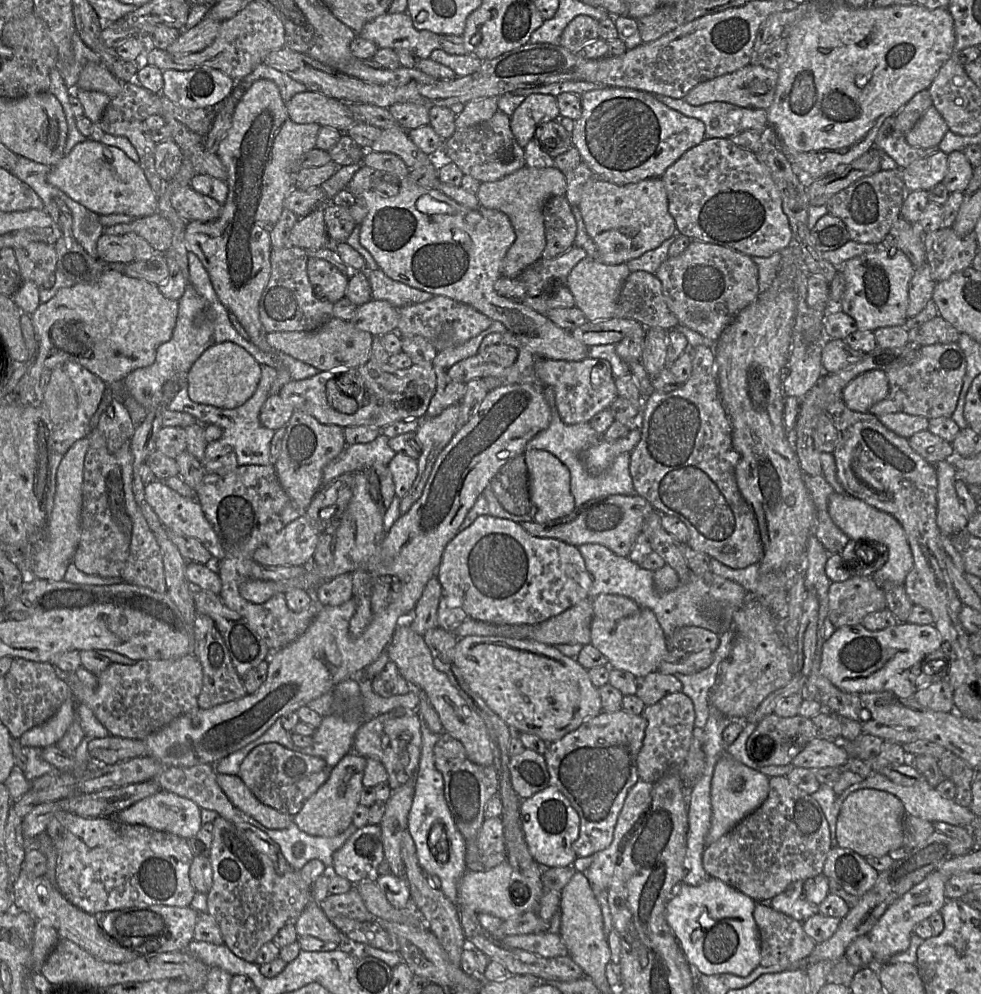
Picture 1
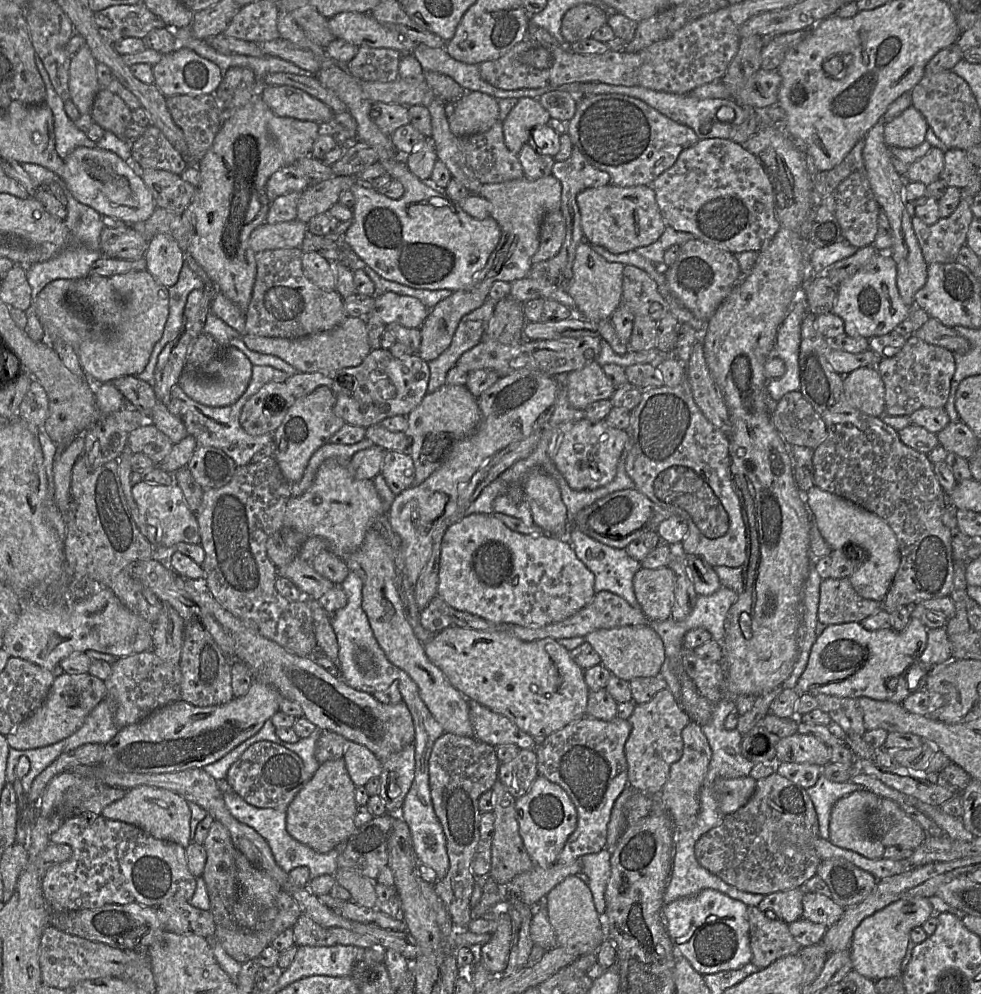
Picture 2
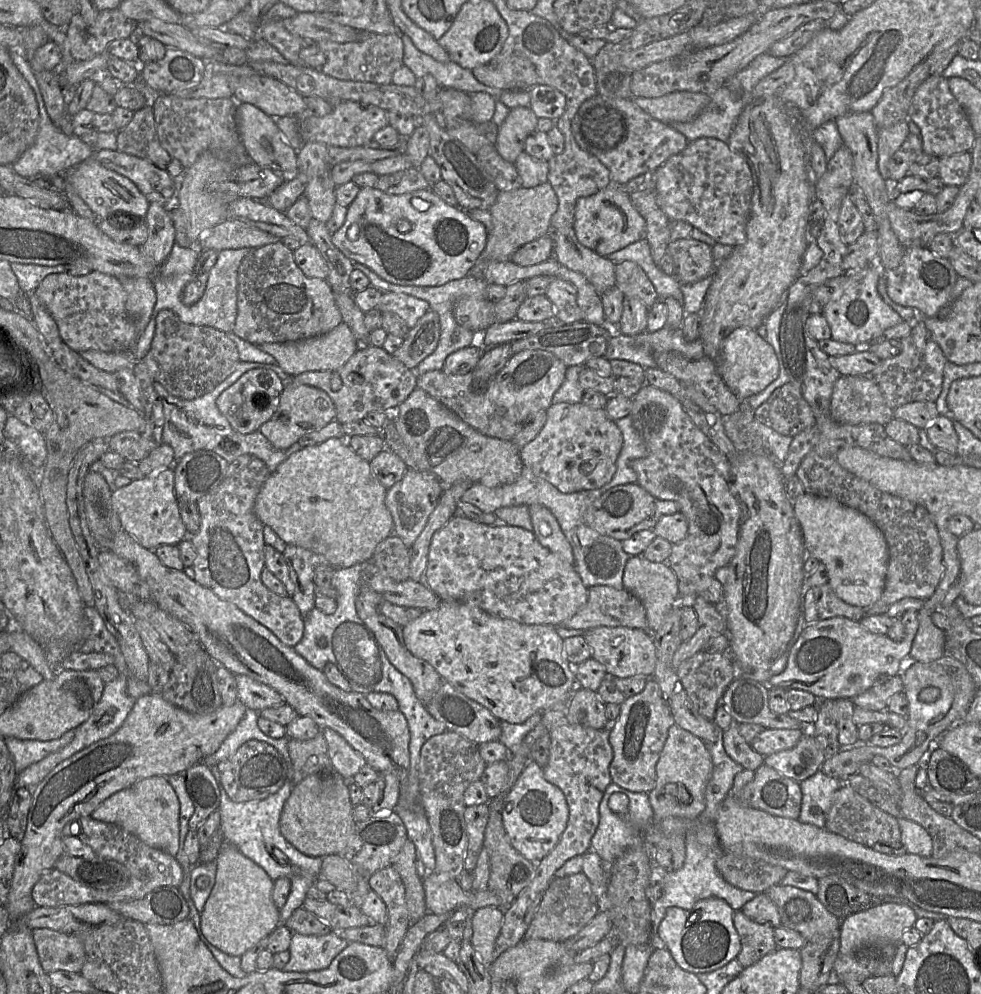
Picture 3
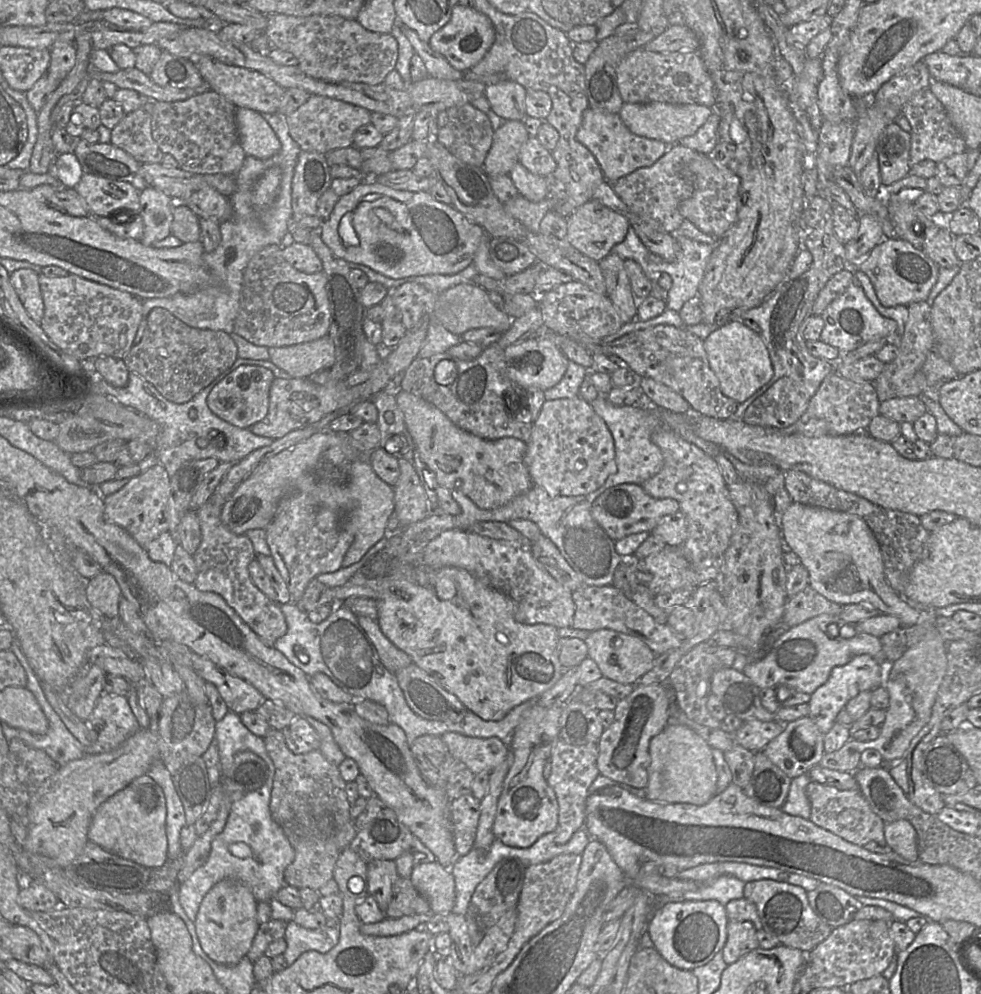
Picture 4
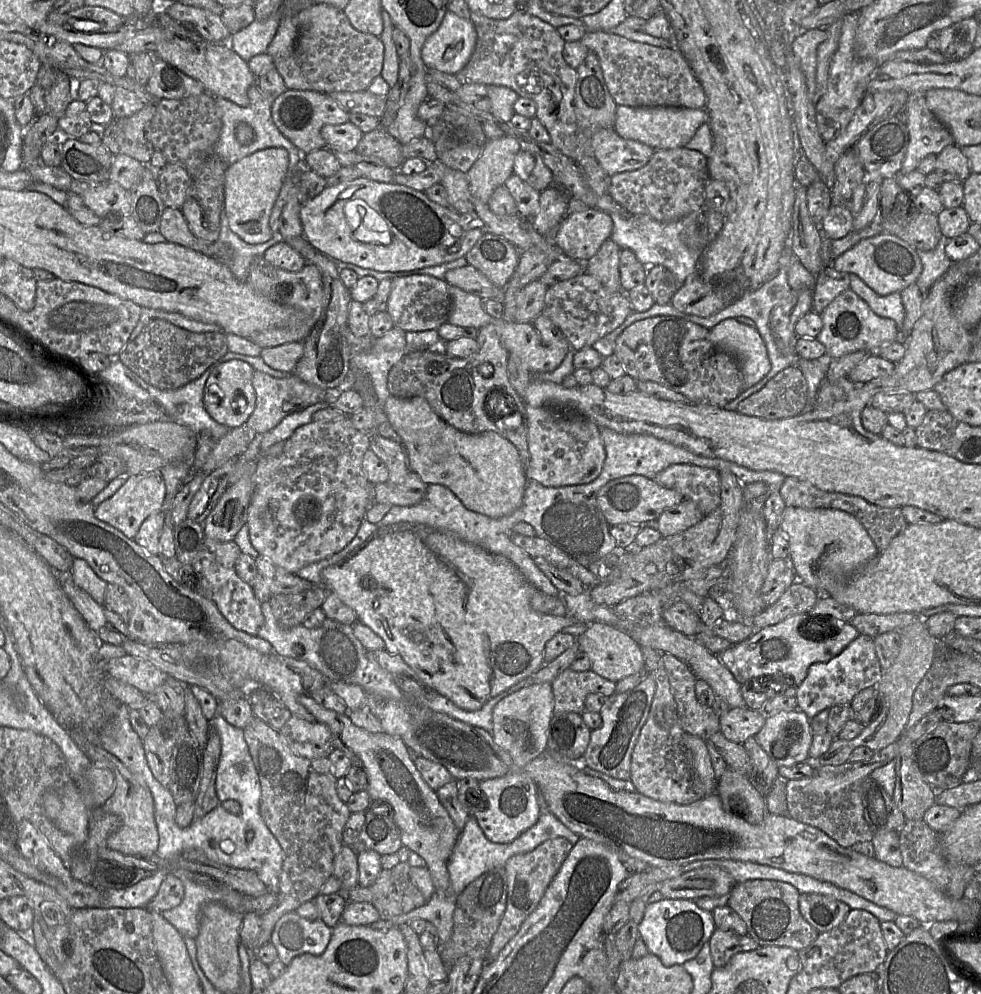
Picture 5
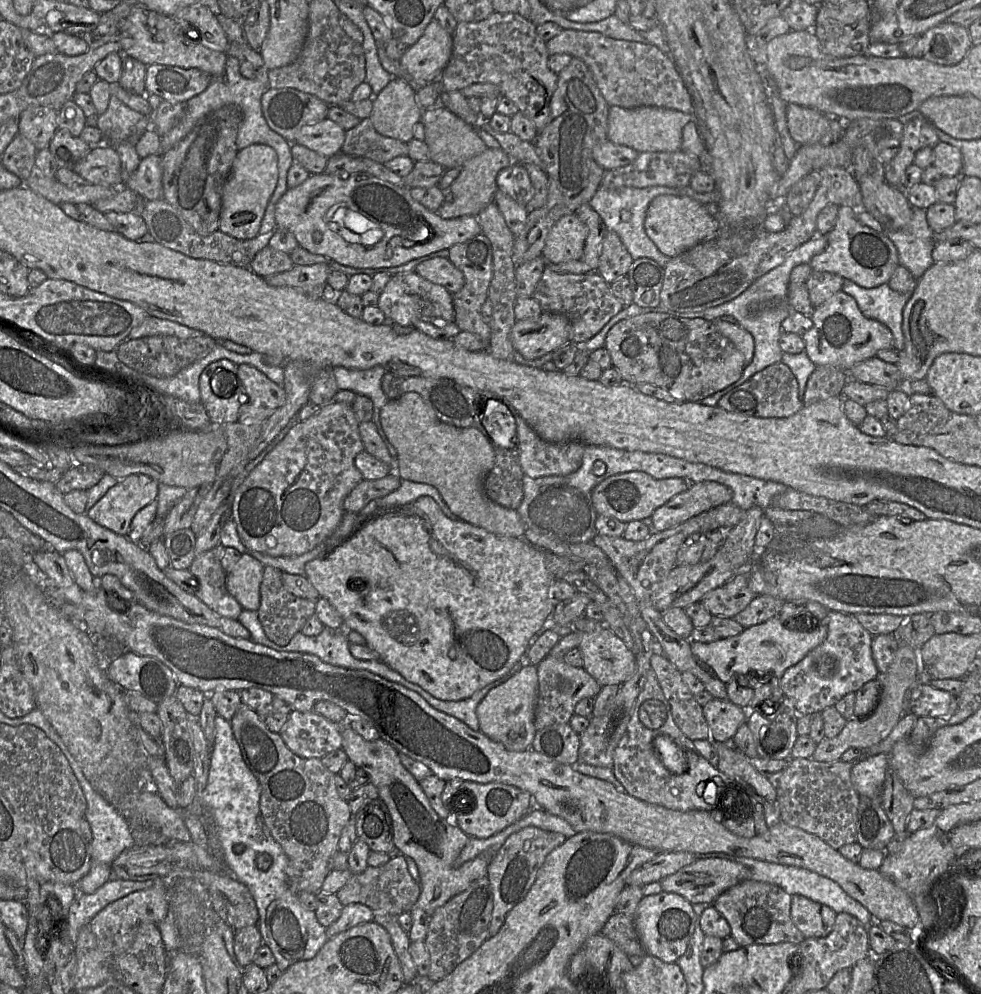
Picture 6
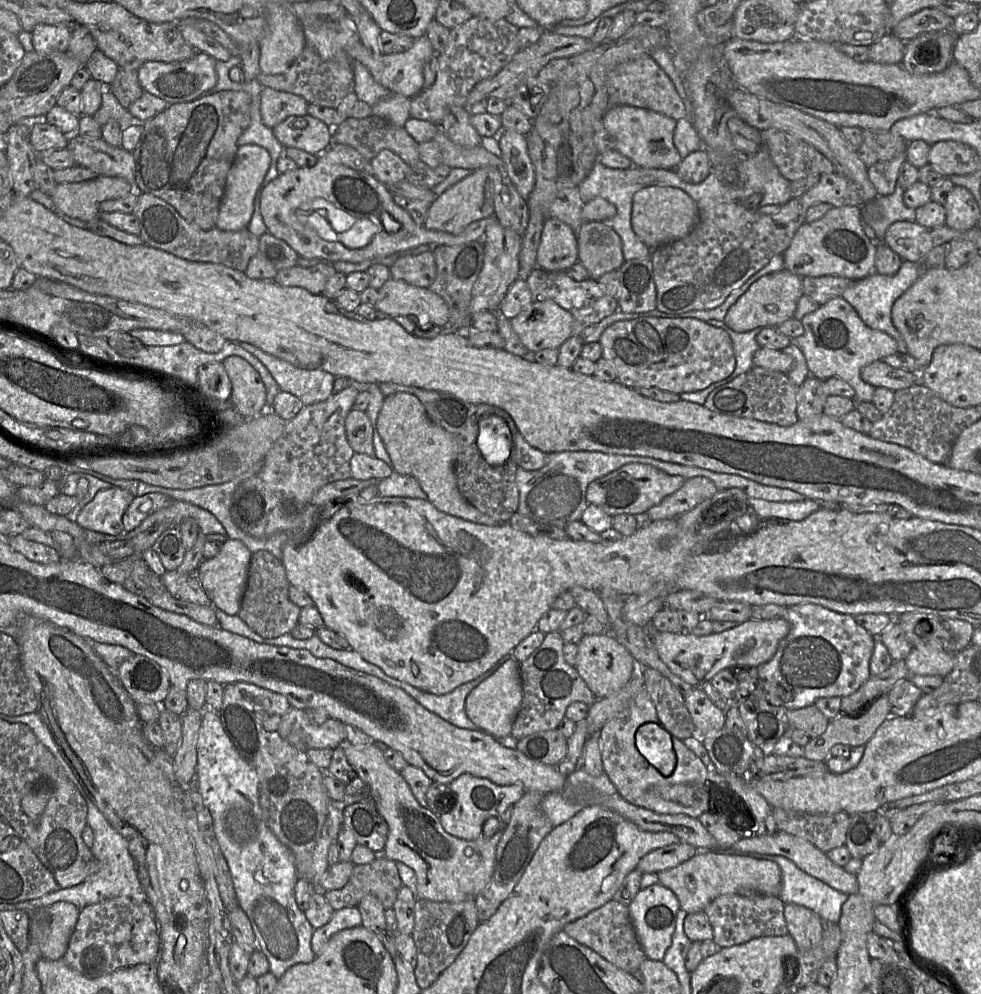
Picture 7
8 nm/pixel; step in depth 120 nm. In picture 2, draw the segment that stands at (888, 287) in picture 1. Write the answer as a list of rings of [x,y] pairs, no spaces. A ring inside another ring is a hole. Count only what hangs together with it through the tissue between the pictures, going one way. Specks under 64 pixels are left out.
[[[878,253],[869,263],[840,285],[832,313],[844,321],[844,329],[847,336],[870,339],[892,332],[898,324],[908,317],[911,308],[904,304],[899,295],[895,261],[887,253]]]

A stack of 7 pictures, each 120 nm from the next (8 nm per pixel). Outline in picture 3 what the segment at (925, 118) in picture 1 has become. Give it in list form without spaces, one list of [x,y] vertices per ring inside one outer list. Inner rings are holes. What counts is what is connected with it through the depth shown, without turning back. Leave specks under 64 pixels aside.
[[[906,119],[879,130],[878,170],[885,180],[889,180],[887,171],[889,159],[910,134],[908,123],[909,120]]]

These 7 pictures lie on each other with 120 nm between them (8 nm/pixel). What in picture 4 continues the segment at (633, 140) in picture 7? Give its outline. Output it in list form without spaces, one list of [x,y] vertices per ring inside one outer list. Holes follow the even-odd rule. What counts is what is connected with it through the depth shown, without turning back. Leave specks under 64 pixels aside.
[[[665,102],[623,103],[618,115],[625,126],[638,136],[660,140],[674,145],[682,138],[691,136],[711,116],[713,108],[698,104],[670,104]]]

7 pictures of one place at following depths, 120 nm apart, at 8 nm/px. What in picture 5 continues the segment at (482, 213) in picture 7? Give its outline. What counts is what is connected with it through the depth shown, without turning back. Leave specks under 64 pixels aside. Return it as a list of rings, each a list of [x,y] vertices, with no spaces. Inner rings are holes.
[[[504,134],[488,140],[480,156],[466,173],[471,194],[487,203],[492,192],[513,173],[514,159],[519,150],[518,141]]]

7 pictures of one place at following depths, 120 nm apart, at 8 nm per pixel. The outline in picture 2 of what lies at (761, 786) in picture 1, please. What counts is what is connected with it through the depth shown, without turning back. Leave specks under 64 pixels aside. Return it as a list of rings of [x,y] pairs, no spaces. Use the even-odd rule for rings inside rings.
[[[748,776],[718,778],[714,783],[719,807],[723,815],[731,814],[744,806],[756,788],[757,780]]]

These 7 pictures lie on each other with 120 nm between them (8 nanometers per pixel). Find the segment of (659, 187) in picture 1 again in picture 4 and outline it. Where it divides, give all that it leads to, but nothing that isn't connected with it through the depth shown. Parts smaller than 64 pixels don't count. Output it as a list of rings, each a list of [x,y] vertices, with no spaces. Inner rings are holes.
[[[591,199],[576,208],[567,218],[567,240],[581,254],[598,262],[606,257],[612,248],[622,242],[630,228],[628,220],[621,214]]]

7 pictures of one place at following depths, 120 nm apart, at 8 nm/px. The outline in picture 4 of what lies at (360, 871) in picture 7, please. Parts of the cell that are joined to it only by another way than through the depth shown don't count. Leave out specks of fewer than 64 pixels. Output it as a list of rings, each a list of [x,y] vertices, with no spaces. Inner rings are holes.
[[[398,877],[392,892],[391,902],[384,912],[385,918],[400,918],[431,912],[427,900],[418,893],[409,879]]]

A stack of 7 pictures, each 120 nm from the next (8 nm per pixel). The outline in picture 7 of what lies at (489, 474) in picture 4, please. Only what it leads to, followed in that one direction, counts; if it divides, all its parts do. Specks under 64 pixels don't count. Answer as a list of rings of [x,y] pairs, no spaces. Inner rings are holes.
[[[403,392],[386,396],[377,417],[377,430],[391,458],[392,469],[415,478],[426,493],[427,500],[439,511],[483,525],[500,523],[480,512],[461,495],[454,472],[457,441],[429,418],[416,396]]]

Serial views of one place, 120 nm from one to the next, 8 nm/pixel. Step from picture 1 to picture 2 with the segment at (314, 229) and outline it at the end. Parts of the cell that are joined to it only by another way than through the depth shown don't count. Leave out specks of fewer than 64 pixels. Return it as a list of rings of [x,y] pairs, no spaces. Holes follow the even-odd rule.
[[[296,219],[277,224],[265,223],[251,233],[249,245],[256,253],[270,249],[300,248],[308,231],[307,223]]]

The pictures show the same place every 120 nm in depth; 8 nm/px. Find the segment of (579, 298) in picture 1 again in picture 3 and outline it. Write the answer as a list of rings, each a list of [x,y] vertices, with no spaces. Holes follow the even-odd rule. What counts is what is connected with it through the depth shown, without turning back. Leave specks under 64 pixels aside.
[[[573,230],[564,233],[549,231],[552,239],[552,258],[563,267],[581,274],[598,295],[615,286],[615,264],[606,257],[582,246]]]

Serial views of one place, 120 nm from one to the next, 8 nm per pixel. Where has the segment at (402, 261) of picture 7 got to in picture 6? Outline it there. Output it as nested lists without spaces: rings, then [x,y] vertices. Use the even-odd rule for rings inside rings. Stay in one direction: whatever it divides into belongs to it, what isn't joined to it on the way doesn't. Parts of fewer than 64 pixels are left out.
[[[440,256],[422,261],[414,272],[434,284],[443,286],[452,294],[464,285],[463,273],[448,259]]]

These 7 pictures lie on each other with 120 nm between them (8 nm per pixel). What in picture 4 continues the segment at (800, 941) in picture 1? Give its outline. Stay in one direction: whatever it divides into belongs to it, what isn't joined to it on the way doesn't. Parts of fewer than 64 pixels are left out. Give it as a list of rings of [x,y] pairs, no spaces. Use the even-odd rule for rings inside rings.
[[[729,920],[727,940],[721,950],[724,961],[730,965],[752,950],[759,948],[757,929],[749,922]]]

